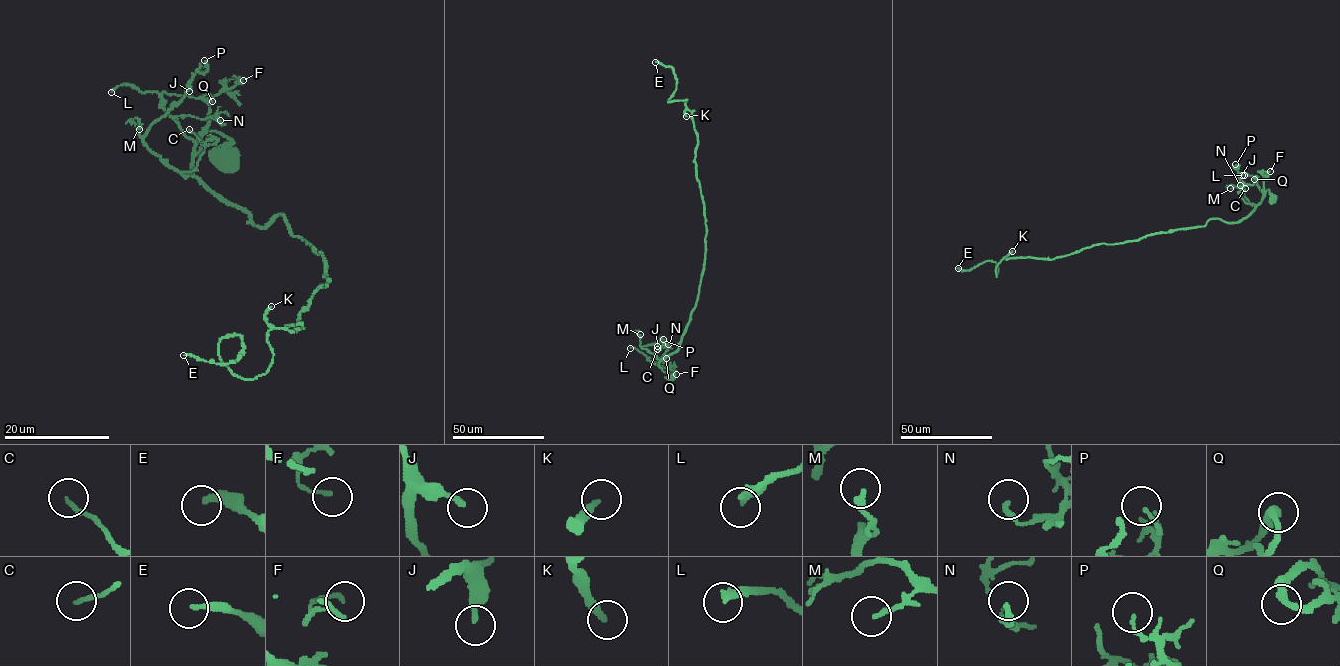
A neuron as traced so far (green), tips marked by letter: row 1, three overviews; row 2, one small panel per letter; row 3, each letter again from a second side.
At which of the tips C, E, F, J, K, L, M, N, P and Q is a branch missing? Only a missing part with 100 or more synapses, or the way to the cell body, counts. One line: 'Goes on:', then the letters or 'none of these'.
Goes on: E, K

